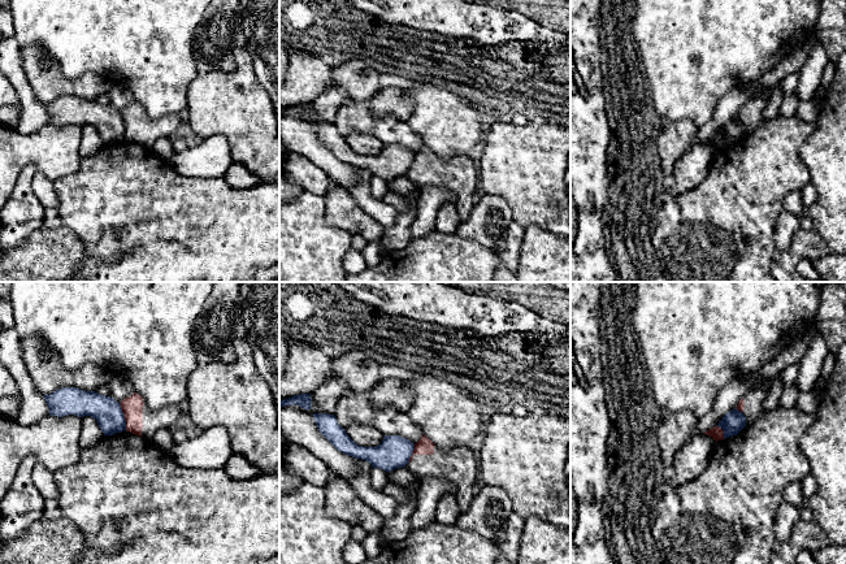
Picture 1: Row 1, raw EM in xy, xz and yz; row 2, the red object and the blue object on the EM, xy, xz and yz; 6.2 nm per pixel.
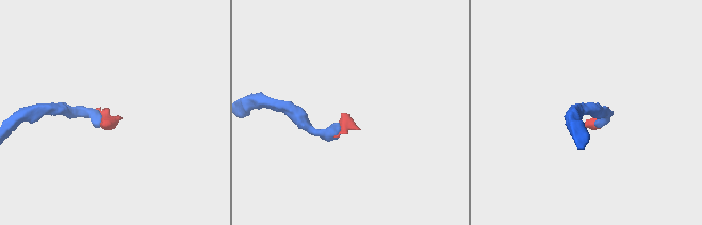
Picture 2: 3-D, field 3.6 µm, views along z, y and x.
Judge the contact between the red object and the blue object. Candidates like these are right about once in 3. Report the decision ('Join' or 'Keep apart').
Keep apart

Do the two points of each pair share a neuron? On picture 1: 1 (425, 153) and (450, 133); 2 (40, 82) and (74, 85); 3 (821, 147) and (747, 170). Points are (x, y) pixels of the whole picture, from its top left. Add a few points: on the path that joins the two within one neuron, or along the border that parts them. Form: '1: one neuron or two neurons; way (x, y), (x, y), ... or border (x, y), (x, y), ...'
1: two neurons; border (422, 142), (443, 160), (460, 155)
2: one neuron; way (48, 83), (66, 85)
3: two neurons; border (815, 126), (801, 147), (808, 181)

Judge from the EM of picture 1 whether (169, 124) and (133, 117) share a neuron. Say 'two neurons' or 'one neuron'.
one neuron

